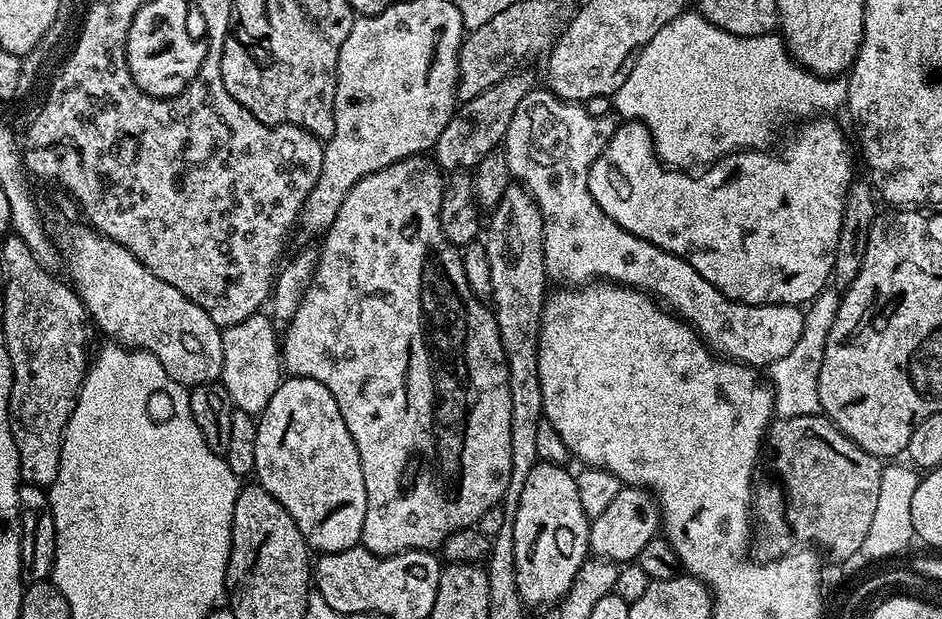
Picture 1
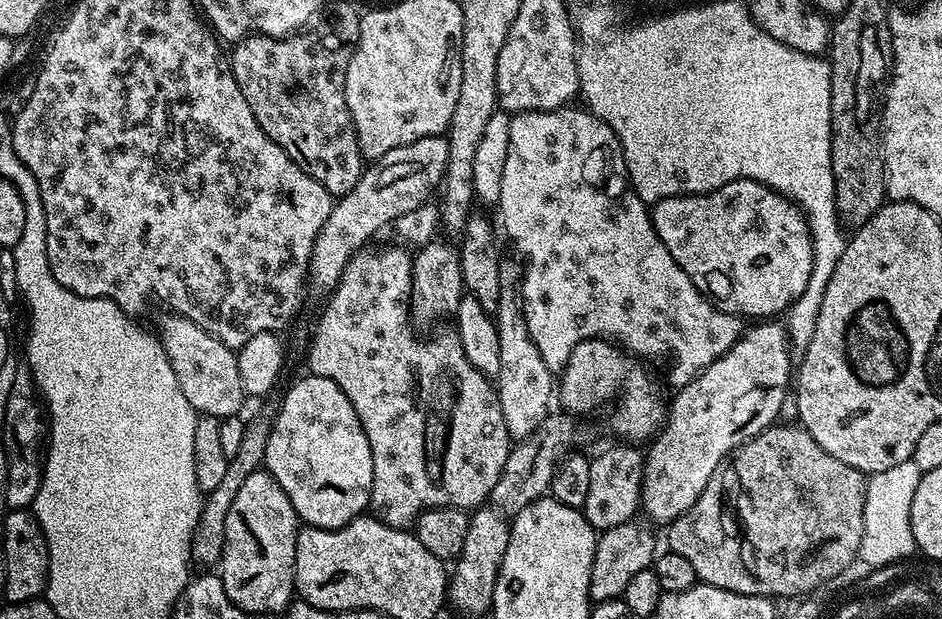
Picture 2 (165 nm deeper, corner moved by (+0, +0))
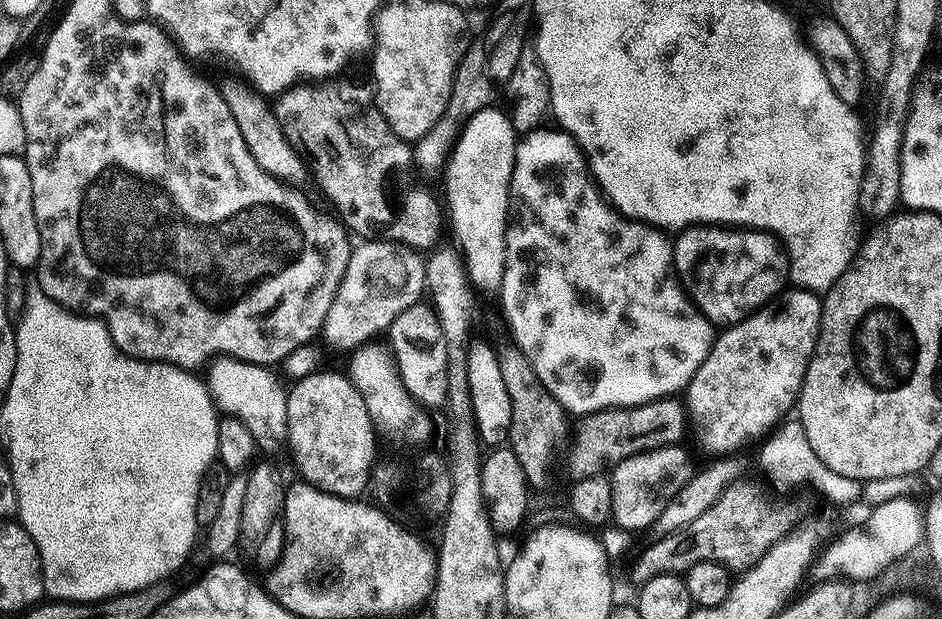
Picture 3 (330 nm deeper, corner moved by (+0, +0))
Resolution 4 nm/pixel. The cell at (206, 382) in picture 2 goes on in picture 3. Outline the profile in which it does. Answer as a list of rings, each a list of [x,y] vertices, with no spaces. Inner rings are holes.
[[[220,356],[207,365],[206,383],[212,403],[224,416],[242,421],[256,440],[257,449],[272,452],[288,434],[288,394],[281,377],[271,367]]]

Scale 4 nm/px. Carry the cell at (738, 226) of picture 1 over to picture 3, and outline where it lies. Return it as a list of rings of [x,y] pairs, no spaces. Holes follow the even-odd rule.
[[[697,224],[683,229],[677,236],[680,237],[675,237],[672,246],[676,274],[692,303],[713,326],[742,322],[757,308],[780,295],[785,287],[786,253],[781,241],[770,232]]]

